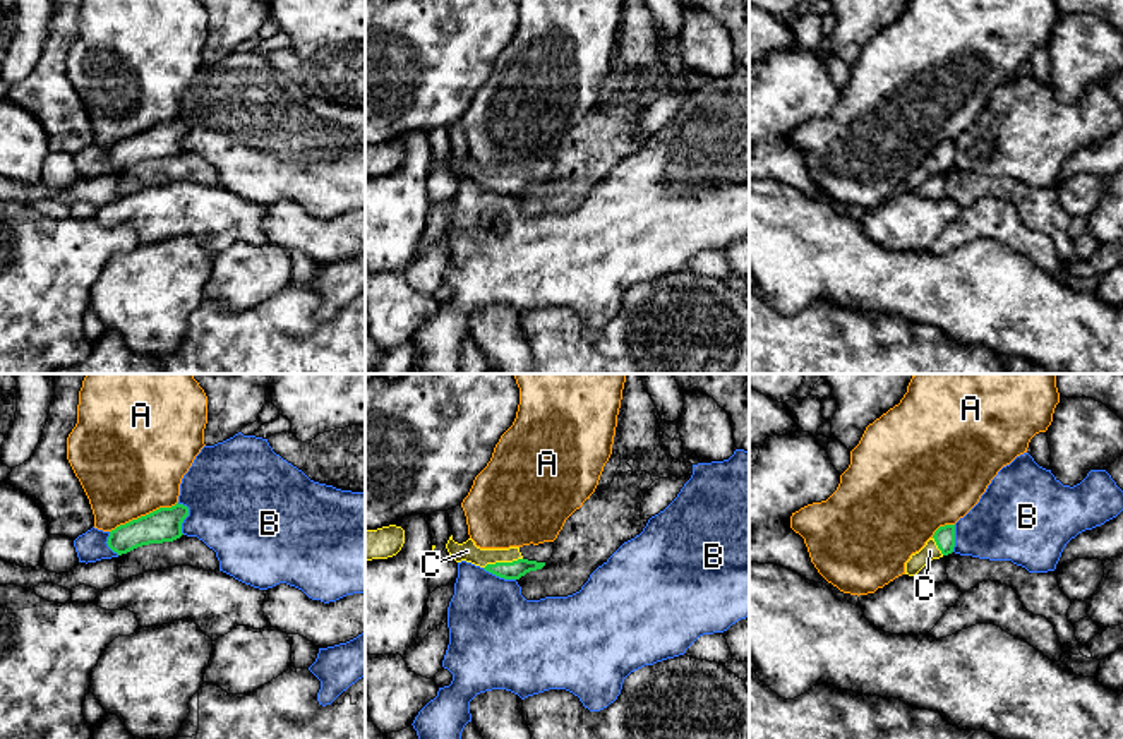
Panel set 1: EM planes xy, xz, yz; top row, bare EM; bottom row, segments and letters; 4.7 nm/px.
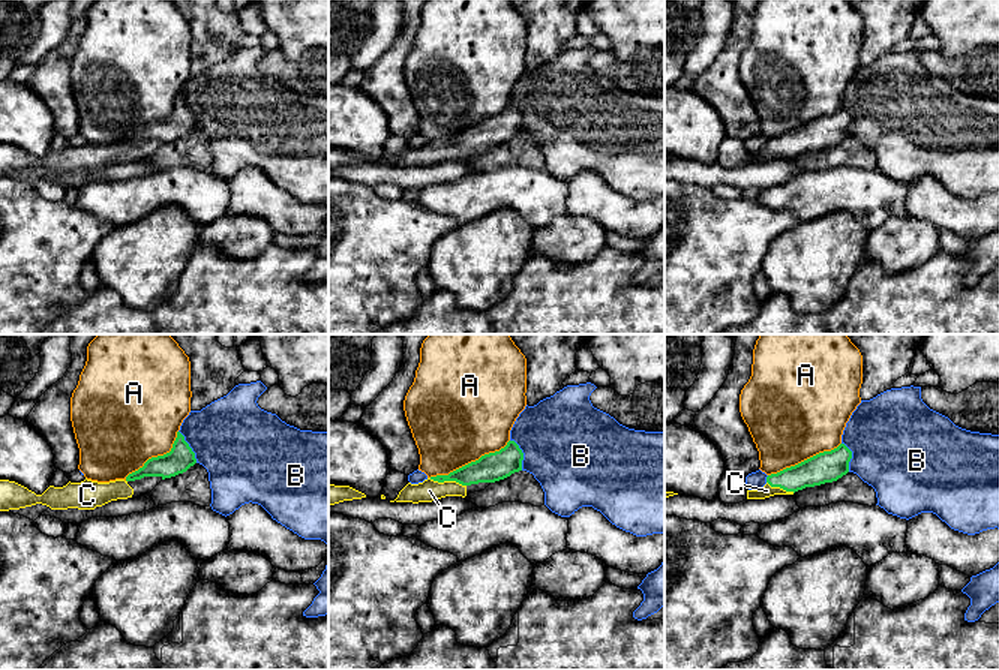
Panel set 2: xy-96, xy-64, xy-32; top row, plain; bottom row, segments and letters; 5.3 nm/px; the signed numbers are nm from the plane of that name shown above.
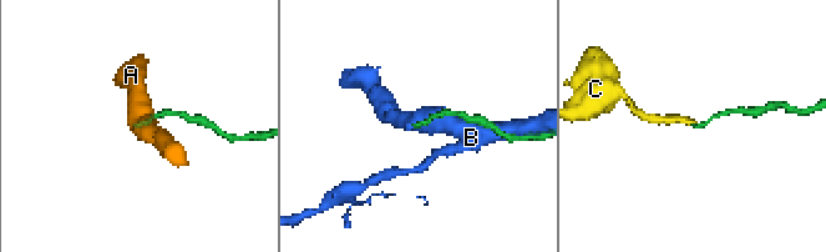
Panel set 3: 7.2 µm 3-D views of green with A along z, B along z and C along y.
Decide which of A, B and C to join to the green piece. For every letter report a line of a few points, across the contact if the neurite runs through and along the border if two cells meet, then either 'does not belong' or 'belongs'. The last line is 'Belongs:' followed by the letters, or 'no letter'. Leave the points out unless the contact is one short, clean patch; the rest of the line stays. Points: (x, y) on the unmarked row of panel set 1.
A: does not belong
B: does not belong
C: xz (515, 186), (503, 179), (479, 174), (467, 167) | belongs
Belongs: C

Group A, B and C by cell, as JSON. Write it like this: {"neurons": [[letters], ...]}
{"neurons": [["A"], ["B"], ["C"]]}

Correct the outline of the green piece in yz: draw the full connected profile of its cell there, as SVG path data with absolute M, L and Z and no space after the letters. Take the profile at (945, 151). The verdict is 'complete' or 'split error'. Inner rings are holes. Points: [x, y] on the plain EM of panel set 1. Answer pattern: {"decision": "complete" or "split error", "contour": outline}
{"decision": "split error", "contour": "M955 141L940 142L926 161L910 171L905 178L905 190L917 192L933 175L940 175L953 168L955 163Z"}

